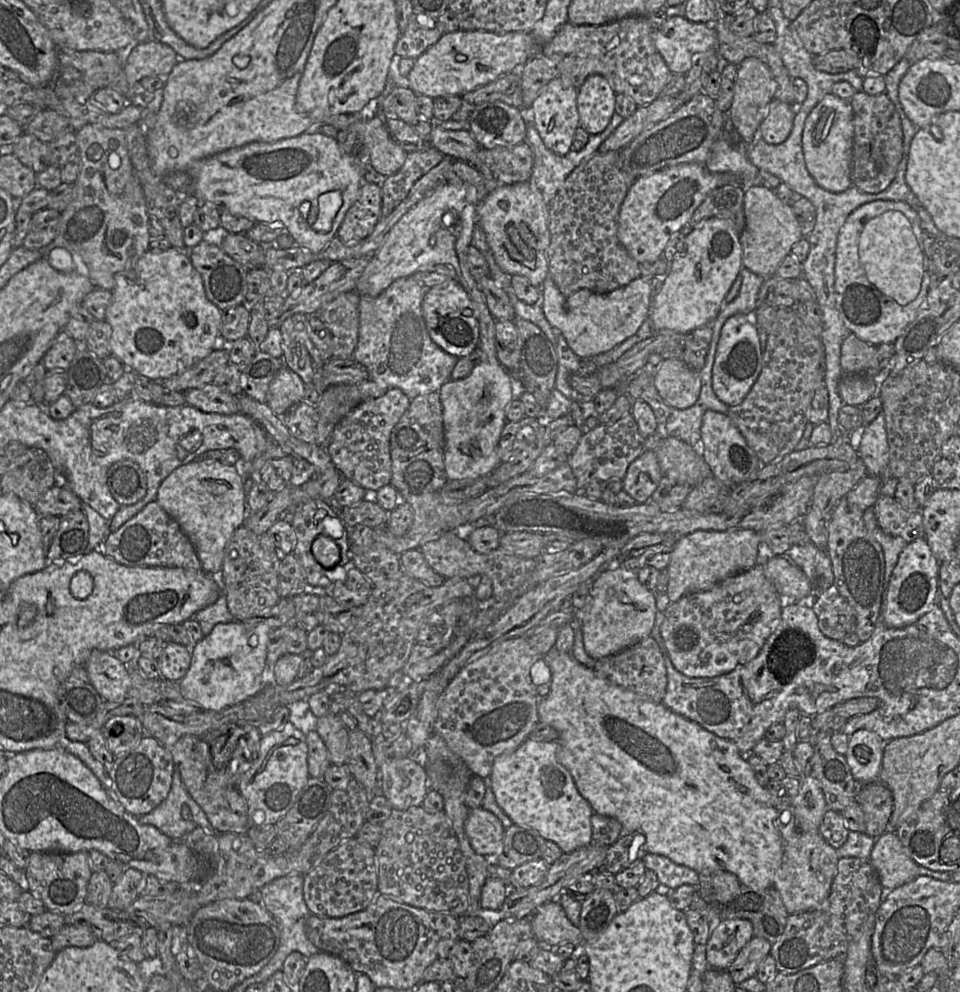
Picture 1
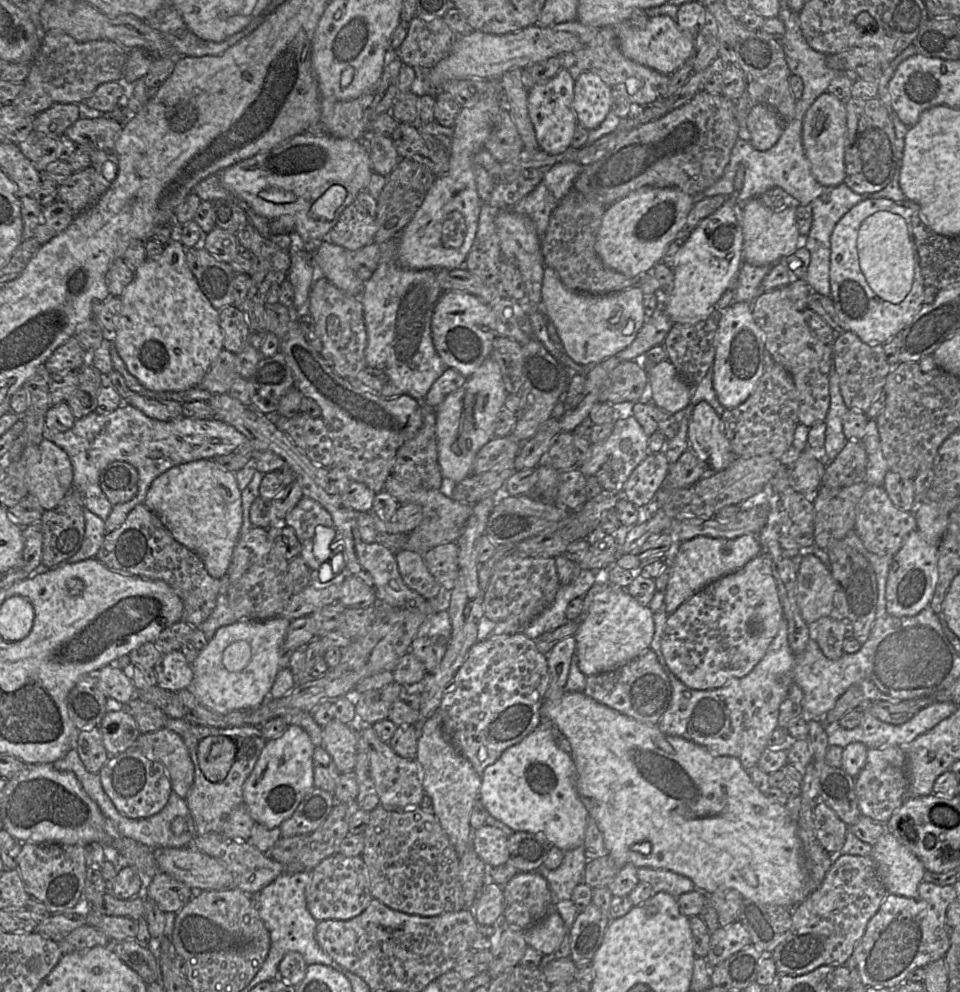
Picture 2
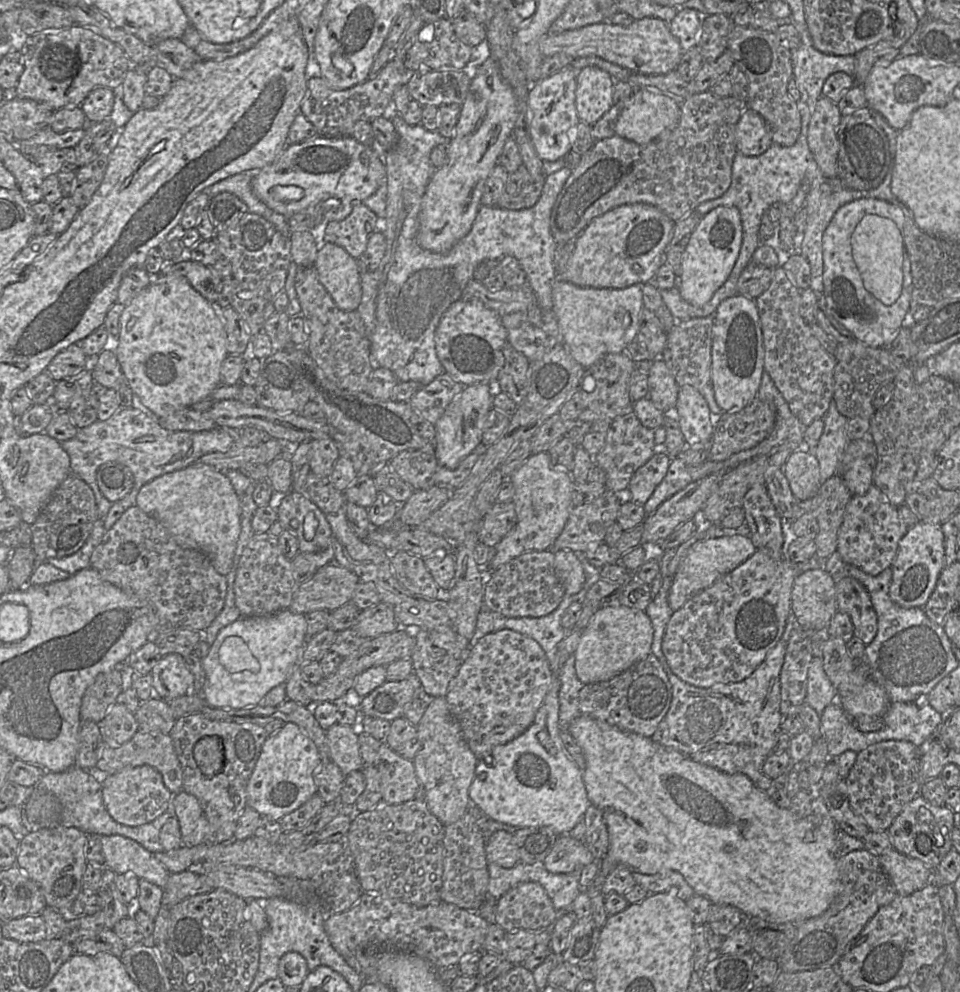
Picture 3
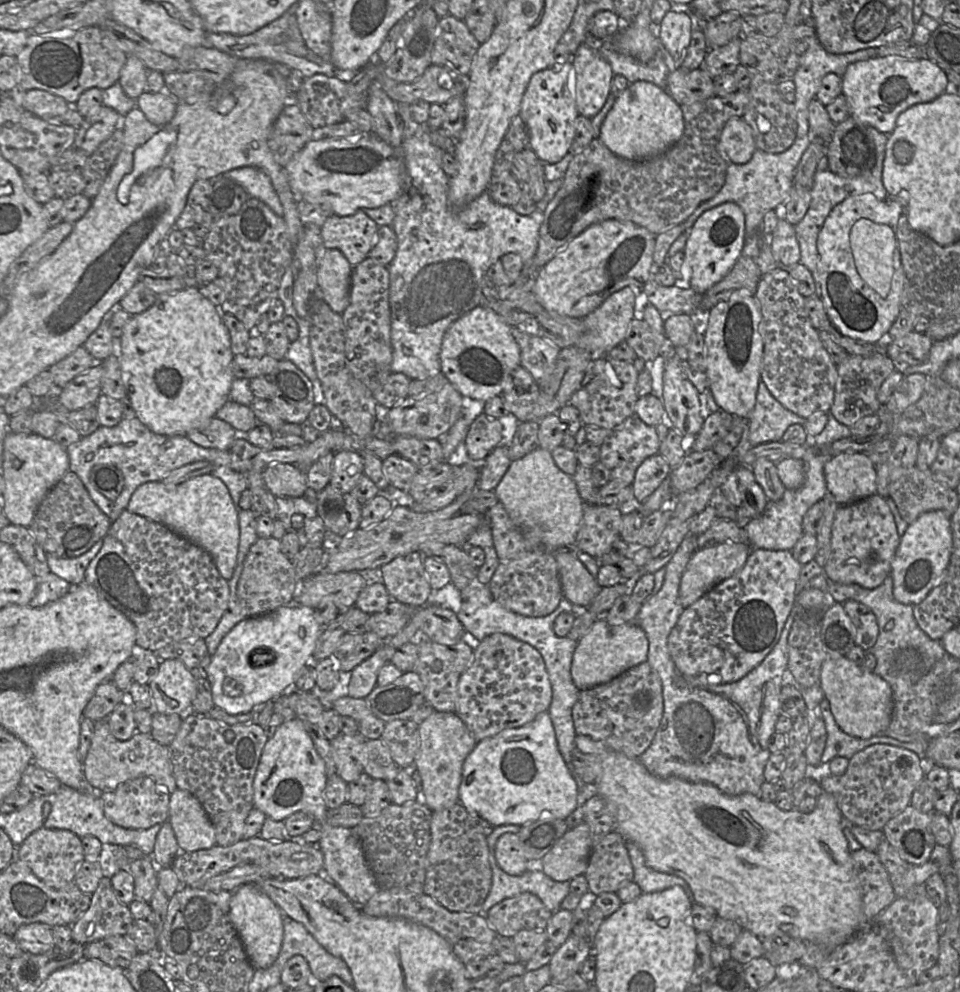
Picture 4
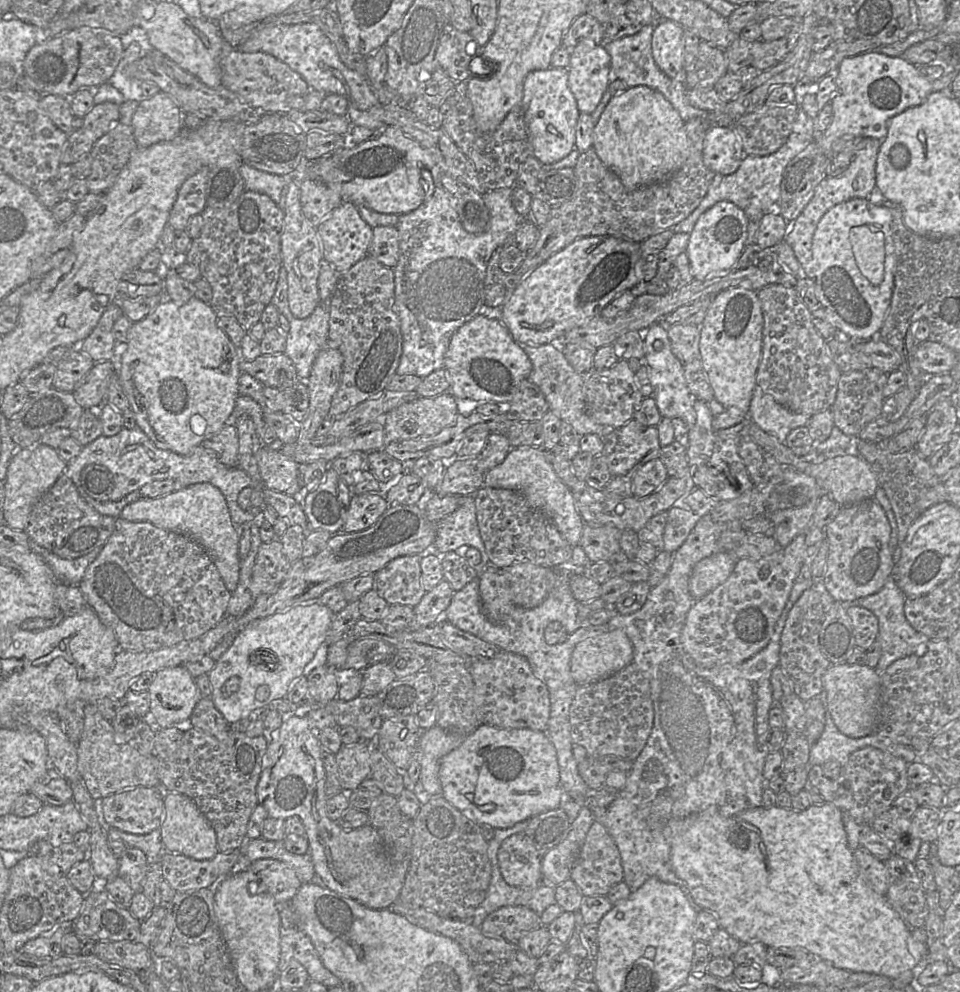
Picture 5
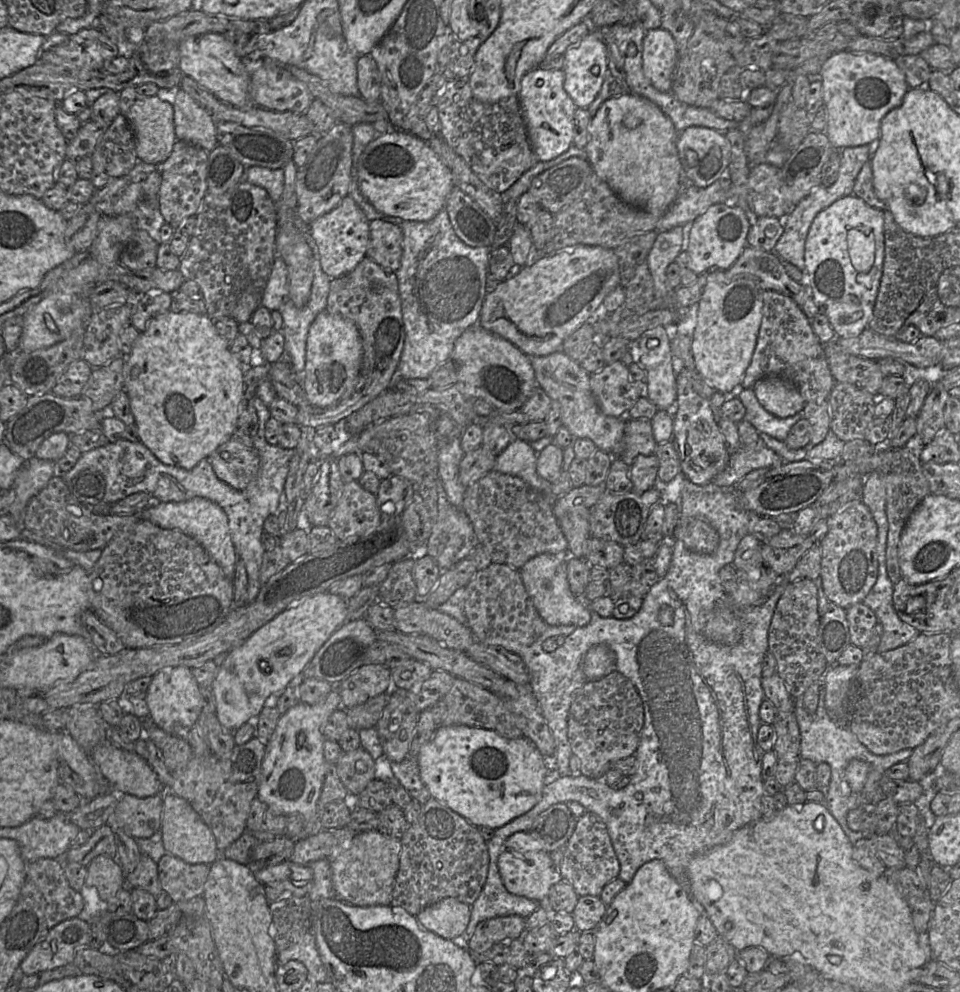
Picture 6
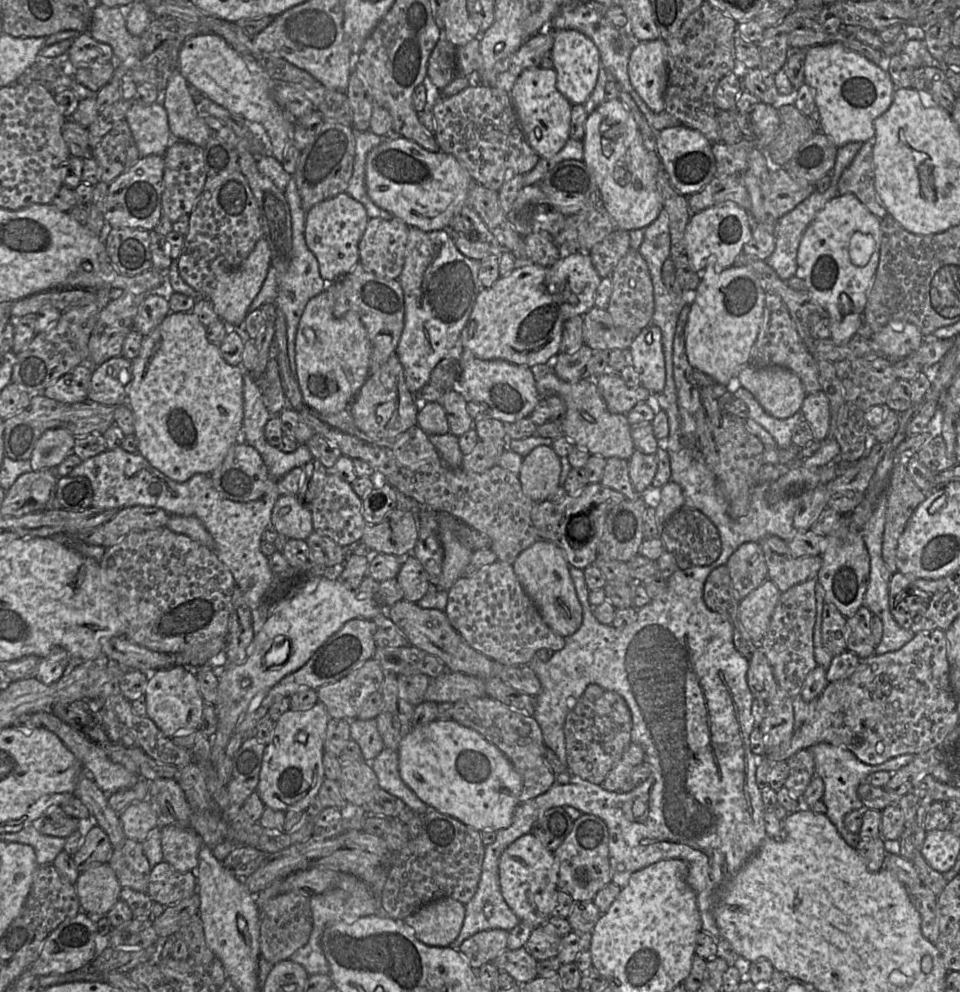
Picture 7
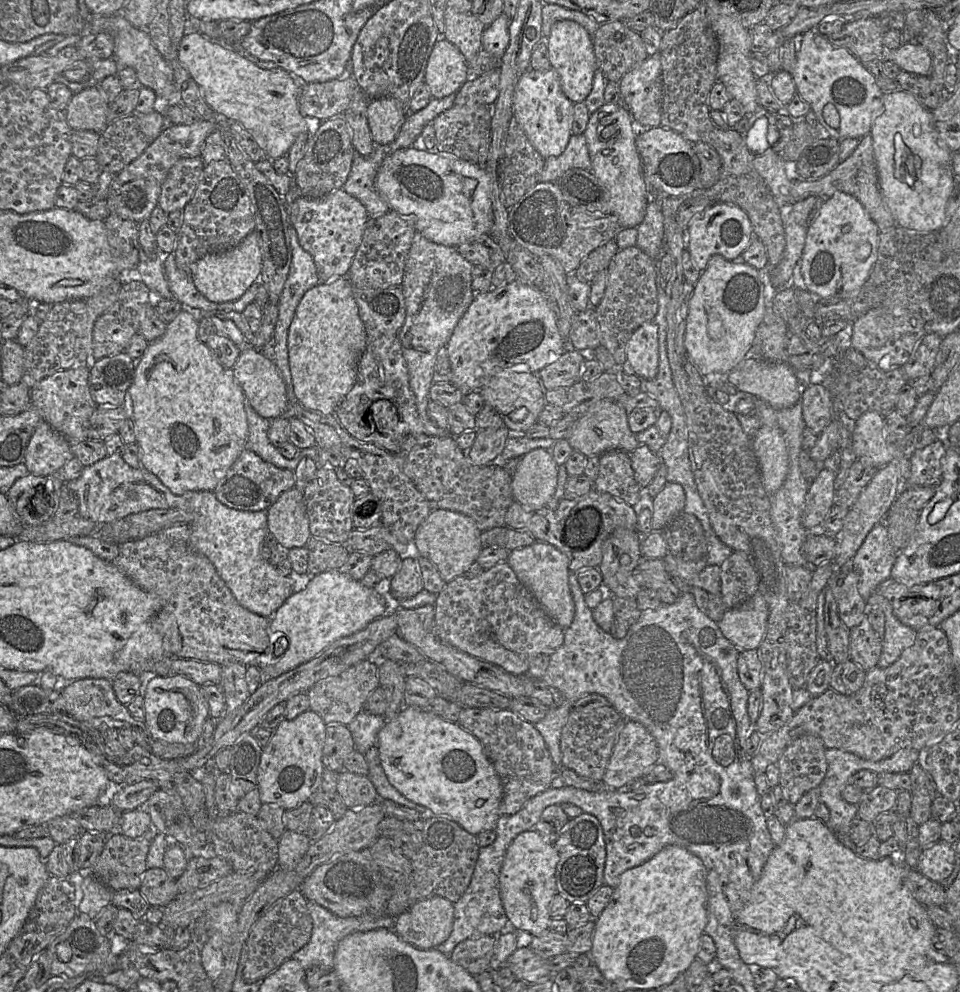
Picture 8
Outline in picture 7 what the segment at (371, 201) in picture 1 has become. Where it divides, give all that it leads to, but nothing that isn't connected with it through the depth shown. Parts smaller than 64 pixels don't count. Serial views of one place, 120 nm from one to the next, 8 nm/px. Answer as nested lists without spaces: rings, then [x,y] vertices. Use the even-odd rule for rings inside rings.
[[[346,192],[314,205],[305,215],[305,241],[319,263],[325,284],[341,278],[359,262],[359,243],[369,217],[365,207]]]

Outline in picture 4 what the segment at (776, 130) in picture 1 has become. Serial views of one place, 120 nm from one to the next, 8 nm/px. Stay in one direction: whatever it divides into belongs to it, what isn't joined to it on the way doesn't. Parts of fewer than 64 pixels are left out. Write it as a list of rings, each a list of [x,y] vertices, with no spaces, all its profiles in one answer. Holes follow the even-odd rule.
[[[742,117],[728,120],[721,132],[718,151],[728,163],[744,164],[756,150],[751,127]]]

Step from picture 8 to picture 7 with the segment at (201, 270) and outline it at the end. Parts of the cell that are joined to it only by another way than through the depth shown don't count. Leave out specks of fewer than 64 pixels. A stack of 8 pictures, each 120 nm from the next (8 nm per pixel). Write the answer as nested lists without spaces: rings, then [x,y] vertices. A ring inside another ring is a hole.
[[[260,238],[253,251],[243,261],[243,263],[232,271],[217,277],[215,287],[210,294],[209,300],[219,315],[230,329],[236,329],[243,326],[244,320],[249,313],[249,307],[257,296],[267,277],[269,267],[271,266],[271,251],[265,238]]]

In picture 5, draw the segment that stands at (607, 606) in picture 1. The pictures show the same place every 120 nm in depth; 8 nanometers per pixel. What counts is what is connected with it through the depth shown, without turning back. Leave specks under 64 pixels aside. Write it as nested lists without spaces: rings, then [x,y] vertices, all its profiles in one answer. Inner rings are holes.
[[[621,629],[580,642],[570,659],[570,671],[578,686],[587,686],[619,672],[633,661],[633,646]]]

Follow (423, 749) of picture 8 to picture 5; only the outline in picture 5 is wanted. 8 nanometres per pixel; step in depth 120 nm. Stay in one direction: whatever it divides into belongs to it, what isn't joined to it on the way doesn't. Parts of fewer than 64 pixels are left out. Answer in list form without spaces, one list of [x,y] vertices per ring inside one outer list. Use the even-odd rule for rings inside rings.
[[[480,725],[456,749],[440,761],[441,796],[478,825],[506,829],[518,822],[560,808],[565,793],[560,784],[556,750],[546,732],[531,729],[501,729]]]

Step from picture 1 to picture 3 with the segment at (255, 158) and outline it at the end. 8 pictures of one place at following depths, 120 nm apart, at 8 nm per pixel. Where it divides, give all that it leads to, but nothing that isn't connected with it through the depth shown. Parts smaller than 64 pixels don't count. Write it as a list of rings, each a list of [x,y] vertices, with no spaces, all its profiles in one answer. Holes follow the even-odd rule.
[[[316,136],[298,144],[286,146],[281,154],[271,163],[253,173],[251,186],[254,194],[273,211],[290,218],[299,212],[314,212],[322,223],[345,219],[354,205],[362,203],[386,183],[386,167],[377,152],[358,142],[350,136],[324,137]],[[329,199],[339,199],[338,209],[324,211],[320,203]]]

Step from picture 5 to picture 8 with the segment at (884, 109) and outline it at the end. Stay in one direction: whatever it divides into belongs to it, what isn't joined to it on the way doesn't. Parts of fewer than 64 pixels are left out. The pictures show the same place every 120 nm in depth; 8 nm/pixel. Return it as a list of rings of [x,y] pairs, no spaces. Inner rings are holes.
[[[817,30],[805,31],[797,46],[796,65],[791,75],[797,94],[810,105],[830,138],[860,139],[870,134],[873,120],[883,108],[884,93],[876,84],[873,75],[849,50],[833,46]],[[826,104],[834,105],[839,113],[840,122],[837,128],[828,125],[823,118],[822,111]]]

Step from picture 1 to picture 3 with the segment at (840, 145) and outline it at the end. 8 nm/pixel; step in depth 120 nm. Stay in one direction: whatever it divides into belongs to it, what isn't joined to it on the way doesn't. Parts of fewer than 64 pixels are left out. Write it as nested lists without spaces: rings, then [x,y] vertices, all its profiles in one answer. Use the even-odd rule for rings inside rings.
[[[822,95],[816,102],[808,125],[809,149],[826,177],[837,177],[838,129],[841,118],[837,104]]]

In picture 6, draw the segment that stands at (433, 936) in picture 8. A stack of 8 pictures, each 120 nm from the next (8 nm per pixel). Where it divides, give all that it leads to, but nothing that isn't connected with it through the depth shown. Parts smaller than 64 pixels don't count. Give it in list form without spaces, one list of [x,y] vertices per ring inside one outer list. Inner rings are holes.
[[[445,898],[422,909],[416,919],[426,930],[453,940],[465,932],[470,914],[471,906],[468,904],[455,898]]]

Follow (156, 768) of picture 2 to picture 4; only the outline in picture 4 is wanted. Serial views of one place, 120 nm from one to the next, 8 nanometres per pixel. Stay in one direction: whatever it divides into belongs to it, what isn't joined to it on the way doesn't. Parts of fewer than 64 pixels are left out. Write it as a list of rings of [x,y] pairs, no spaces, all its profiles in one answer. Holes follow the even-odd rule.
[[[144,776],[125,781],[113,791],[102,792],[105,816],[114,824],[128,829],[147,829],[169,818],[170,793],[152,777]]]

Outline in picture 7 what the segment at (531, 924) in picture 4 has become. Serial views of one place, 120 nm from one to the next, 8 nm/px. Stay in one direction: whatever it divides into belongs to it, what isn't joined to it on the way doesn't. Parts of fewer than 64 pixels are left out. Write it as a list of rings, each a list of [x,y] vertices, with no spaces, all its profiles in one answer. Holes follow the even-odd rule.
[[[491,929],[480,931],[465,939],[458,950],[467,959],[474,970],[482,965],[493,962],[494,959],[507,949],[509,931]]]

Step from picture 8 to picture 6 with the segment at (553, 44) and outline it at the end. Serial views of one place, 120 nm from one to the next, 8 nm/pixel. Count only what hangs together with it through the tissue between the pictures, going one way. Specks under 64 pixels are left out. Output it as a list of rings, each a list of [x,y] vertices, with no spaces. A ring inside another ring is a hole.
[[[593,30],[569,46],[563,56],[563,87],[577,108],[587,109],[609,75],[607,45]]]

